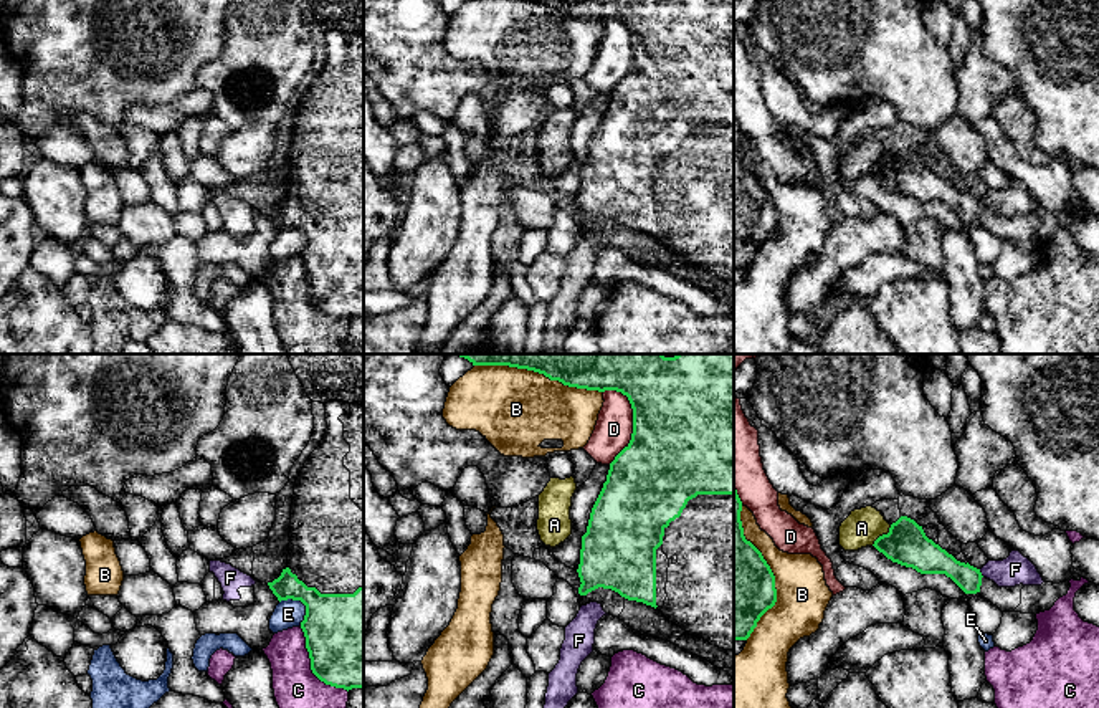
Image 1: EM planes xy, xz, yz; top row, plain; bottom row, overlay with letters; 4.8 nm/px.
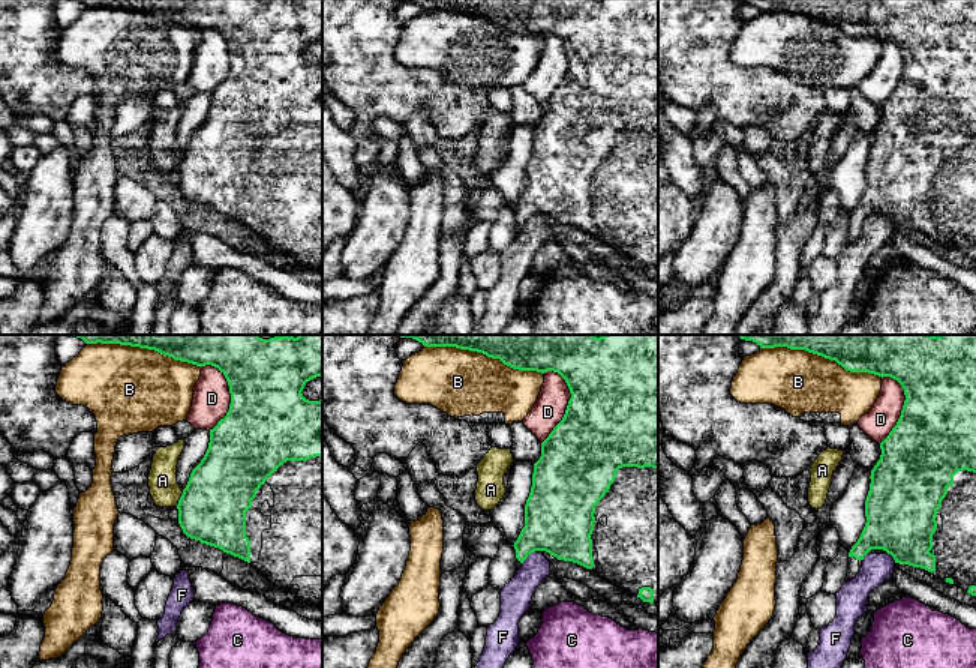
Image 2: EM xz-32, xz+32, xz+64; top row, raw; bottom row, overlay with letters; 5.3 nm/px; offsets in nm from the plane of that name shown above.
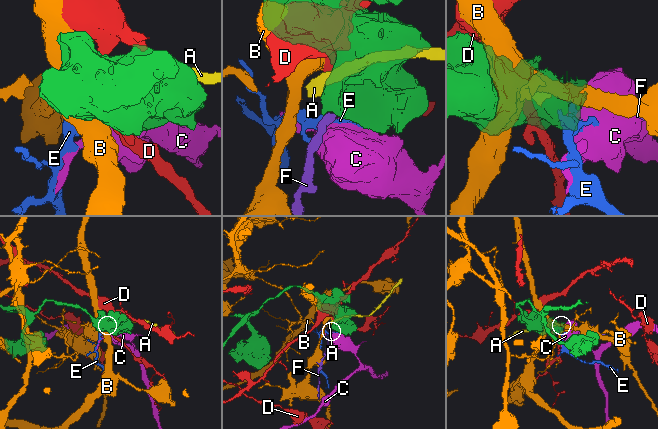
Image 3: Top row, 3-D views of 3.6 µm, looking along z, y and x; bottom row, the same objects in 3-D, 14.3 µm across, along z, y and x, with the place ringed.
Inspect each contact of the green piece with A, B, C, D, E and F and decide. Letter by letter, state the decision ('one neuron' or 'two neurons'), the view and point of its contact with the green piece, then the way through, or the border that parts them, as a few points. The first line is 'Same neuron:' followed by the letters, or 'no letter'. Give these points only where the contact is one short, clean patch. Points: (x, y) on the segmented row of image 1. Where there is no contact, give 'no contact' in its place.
Same neuron: no letter
A: two neurons; contact yz (883, 535)
B: two neurons; contact yz (772, 573)
C: two neurons; contact xy (311, 667)
D: two neurons; contact xz (633, 425)
E: two neurons; contact xy (301, 601); border xy (280, 601), (291, 599), (304, 606), (301, 624)
F: two neurons; contact yz (980, 573); border yz (979, 569), (984, 576)

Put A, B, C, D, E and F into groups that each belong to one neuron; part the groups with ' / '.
A E / B / C / D / F

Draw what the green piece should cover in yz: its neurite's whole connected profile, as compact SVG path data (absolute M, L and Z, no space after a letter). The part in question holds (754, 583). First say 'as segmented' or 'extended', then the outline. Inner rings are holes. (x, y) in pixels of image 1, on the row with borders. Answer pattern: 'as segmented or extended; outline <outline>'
as segmented; outline M734 486L734 640L747 640L760 617L775 605L775 576L762 553L745 539L740 521L742 501Z

